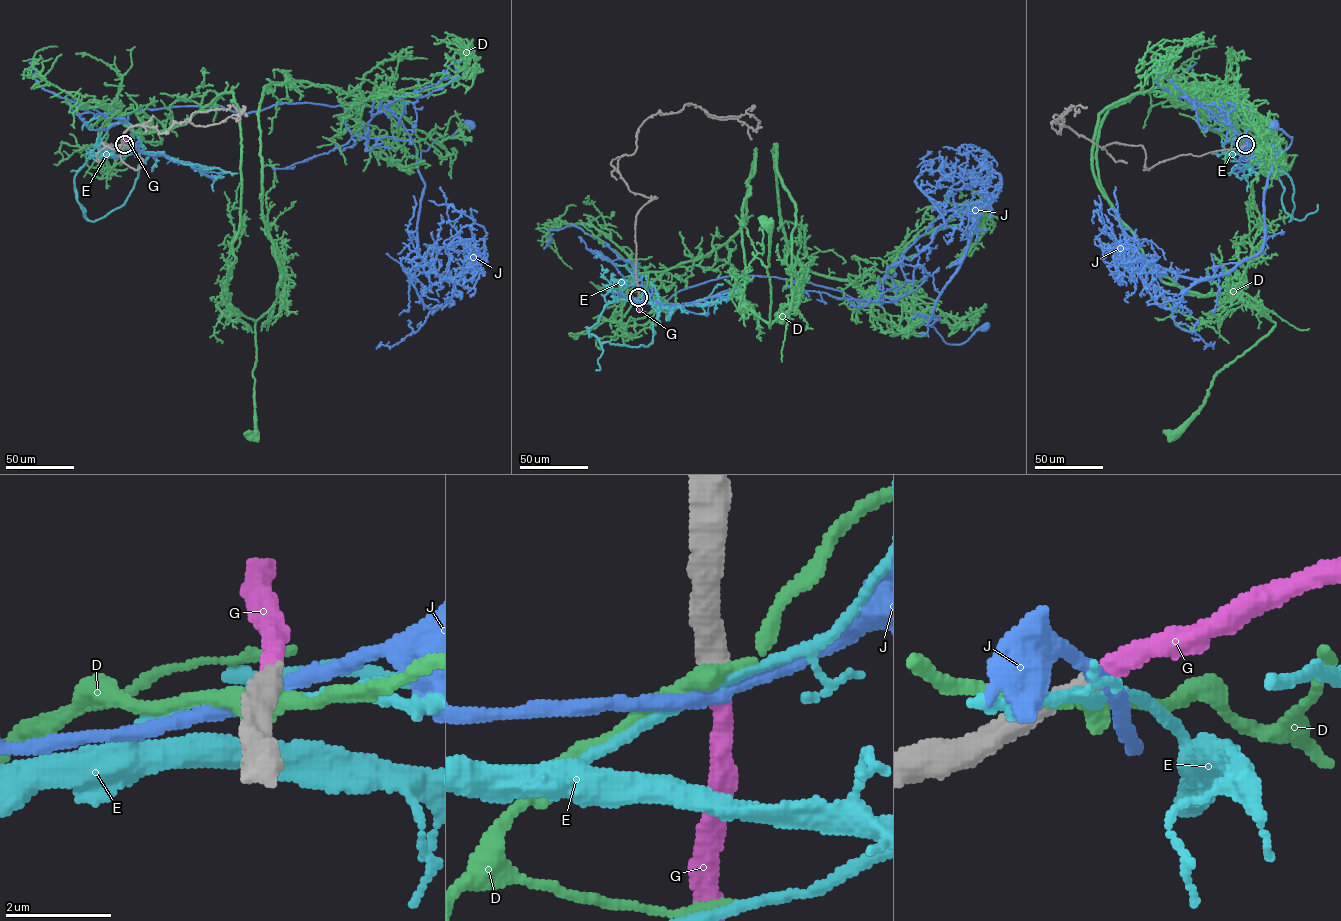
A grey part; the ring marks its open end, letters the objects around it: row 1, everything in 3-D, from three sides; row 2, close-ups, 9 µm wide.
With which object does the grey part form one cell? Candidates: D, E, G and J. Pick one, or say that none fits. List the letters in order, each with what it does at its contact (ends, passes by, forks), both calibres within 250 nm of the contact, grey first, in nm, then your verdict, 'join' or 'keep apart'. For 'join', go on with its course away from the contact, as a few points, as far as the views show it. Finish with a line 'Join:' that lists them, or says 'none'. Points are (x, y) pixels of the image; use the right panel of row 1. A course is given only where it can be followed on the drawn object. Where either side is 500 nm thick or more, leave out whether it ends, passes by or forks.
D: it passes by; 480 nm thick on the grey side, 360 nm on the other; keep apart
E: it passes by; 440 nm thick on the grey side, 190 nm on the other; keep apart
G: it ends there; 420 nm thick on the grey side, 380 nm on the other; join; it runs (1244, 144), (1259, 136)
J: it passes by; 420 nm thick on the grey side, 240 nm on the other; keep apart
Join: G

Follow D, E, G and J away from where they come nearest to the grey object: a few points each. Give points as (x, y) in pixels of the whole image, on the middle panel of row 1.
D: (638, 297), (649, 272), (697, 260), (739, 230), (756, 149), (742, 213), (739, 305), (770, 327), (769, 226)
E: (638, 297), (610, 303), (589, 330), (603, 351), (598, 360), (600, 369), (596, 370)
G: (638, 297), (639, 310), (645, 311)
J: (638, 297), (642, 286), (648, 303), (727, 276), (774, 276), (901, 305), (948, 344), (984, 326)

